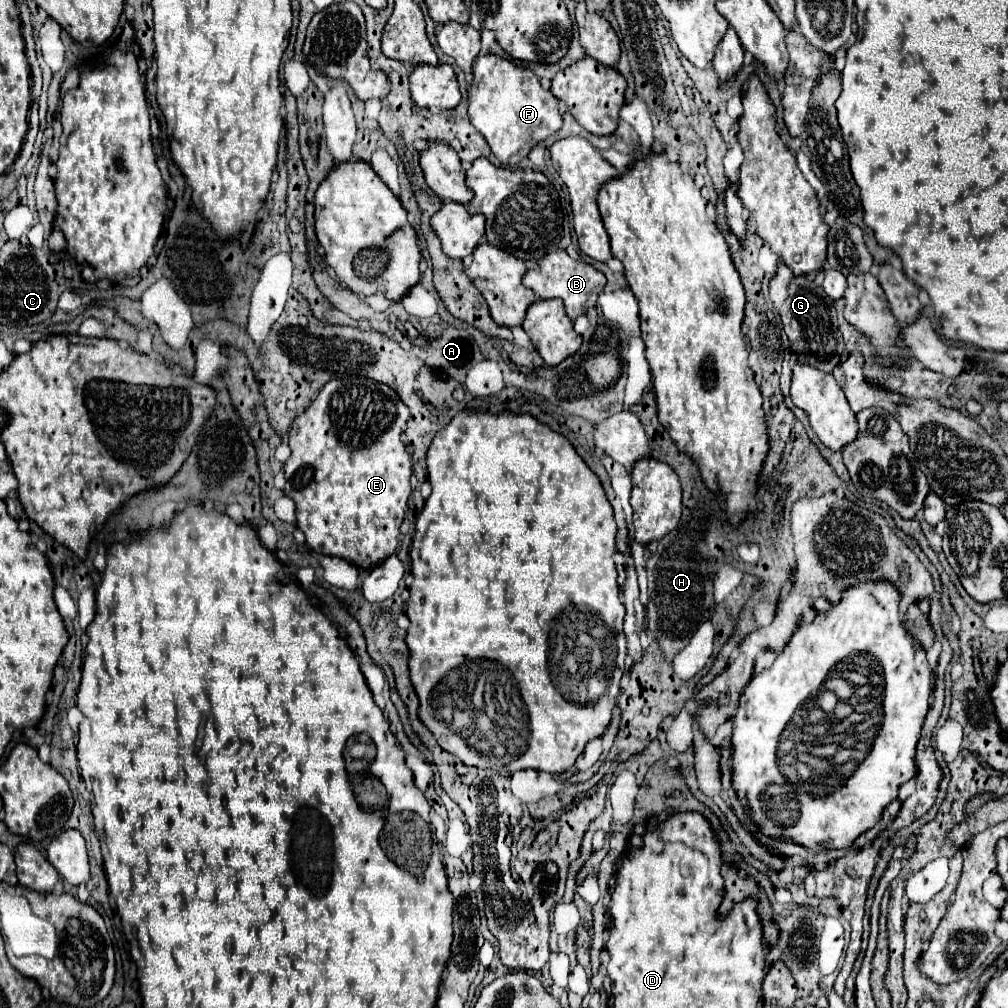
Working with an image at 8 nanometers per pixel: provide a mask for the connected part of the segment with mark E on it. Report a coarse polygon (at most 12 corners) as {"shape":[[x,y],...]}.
{"shape":[[328,382],[290,428],[306,544],[370,568],[412,494],[408,406]]}

